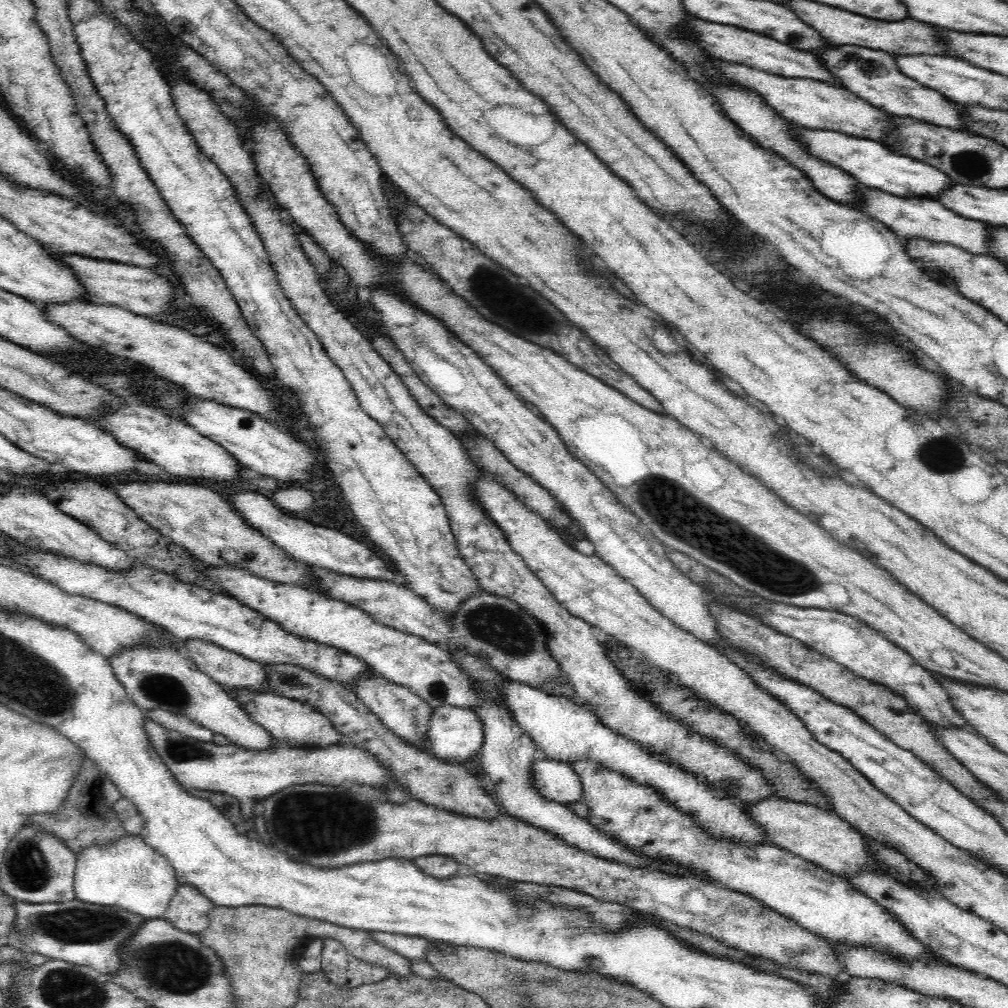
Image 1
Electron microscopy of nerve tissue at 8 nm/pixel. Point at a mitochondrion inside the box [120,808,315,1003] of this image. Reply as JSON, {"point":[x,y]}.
{"point":[175,968]}

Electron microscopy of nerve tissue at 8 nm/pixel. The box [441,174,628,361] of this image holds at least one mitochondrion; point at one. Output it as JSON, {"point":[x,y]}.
{"point":[482,280]}

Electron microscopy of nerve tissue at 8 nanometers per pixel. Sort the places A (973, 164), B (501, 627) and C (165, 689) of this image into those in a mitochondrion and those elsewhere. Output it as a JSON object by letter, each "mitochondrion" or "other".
{"A":"mitochondrion","B":"mitochondrion","C":"mitochondrion"}

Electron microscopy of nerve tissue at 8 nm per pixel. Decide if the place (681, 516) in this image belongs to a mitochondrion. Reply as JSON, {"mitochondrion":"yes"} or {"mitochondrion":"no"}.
{"mitochondrion":"yes"}

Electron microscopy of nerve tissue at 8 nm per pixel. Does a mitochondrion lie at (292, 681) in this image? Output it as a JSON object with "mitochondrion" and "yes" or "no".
{"mitochondrion":"yes"}

